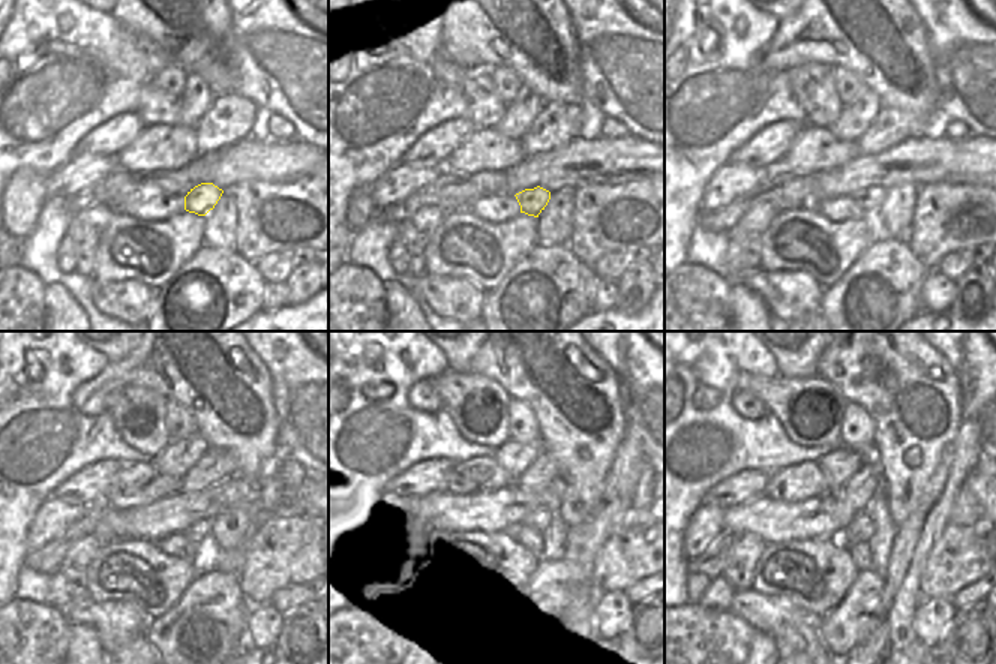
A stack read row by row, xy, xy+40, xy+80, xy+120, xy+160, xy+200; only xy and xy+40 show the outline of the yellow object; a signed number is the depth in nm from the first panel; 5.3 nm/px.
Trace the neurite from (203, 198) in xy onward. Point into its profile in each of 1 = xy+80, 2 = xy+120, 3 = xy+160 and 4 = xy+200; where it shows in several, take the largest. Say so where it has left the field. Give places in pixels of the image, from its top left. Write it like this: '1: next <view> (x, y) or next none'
1: next xy+80 (869, 200)
2: next xy+120 (197, 532)
3: next xy+160 (530, 534)
4: next xy+200 (861, 529)

